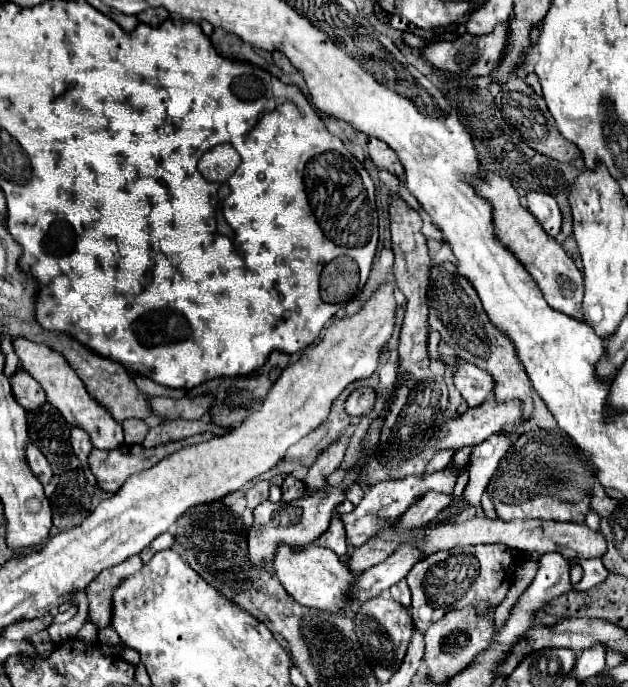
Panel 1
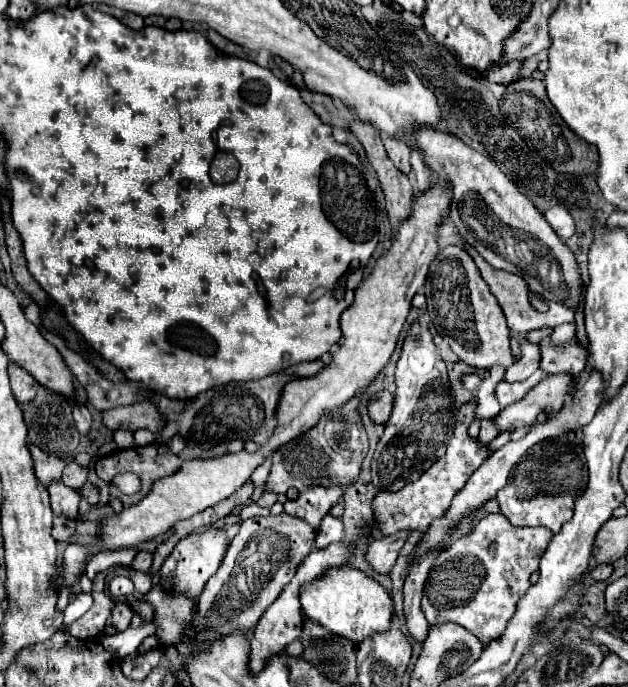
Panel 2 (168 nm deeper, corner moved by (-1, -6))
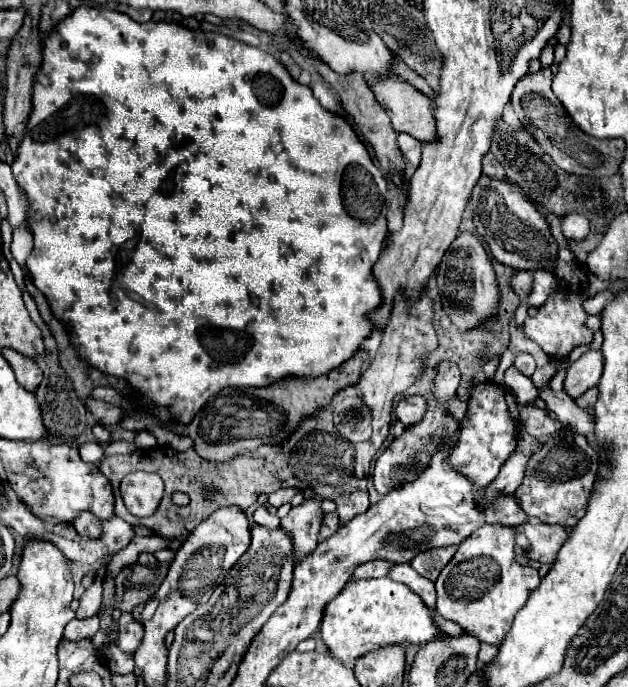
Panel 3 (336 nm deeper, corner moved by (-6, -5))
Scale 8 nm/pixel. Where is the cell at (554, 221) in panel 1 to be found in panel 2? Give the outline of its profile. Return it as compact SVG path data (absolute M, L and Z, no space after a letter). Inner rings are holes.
M555 206L555 208L549 208L543 212L545 220L551 224L551 228L557 232L557 236L561 240L567 240L573 236L575 232L575 224L573 224L573 218L571 214L563 208L563 206Z

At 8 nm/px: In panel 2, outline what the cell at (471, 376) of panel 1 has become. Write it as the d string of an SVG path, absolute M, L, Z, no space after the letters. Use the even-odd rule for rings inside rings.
M535 372L531 378L527 378L527 380L523 380L523 382L507 382L507 380L501 380L499 384L497 384L497 390L495 390L495 396L497 396L497 400L499 400L499 404L501 406L509 406L509 404L513 404L513 402L519 402L527 392L529 392L529 388L531 386L535 386L541 378L545 378L547 374L543 374L543 372Z

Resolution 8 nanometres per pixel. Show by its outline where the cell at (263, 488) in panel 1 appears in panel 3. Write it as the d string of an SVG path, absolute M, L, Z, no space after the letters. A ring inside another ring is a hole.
M284 487L284 489L278 489L278 491L270 493L268 501L270 501L274 507L280 507L280 505L284 505L284 503L292 501L292 497L294 497L296 493L298 493L298 489L296 489L296 487Z

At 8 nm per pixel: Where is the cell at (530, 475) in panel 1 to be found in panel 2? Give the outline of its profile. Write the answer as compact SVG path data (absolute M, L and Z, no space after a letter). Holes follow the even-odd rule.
M567 432L535 444L511 470L509 482L497 492L501 514L515 526L545 526L559 532L573 516L573 504L587 488L587 460L579 432Z

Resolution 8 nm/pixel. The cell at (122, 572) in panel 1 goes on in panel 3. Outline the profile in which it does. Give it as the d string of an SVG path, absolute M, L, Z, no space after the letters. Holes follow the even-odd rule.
M122 613L122 617L118 619L118 627L120 627L120 643L118 643L120 649L126 655L134 655L136 647L142 643L144 629L130 613Z

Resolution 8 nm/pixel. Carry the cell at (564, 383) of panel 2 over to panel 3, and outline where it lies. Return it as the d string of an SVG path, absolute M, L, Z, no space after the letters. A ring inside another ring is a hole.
M588 351L584 353L578 361L574 361L566 373L564 389L568 395L574 399L586 393L590 387L594 387L600 381L604 367L604 357L602 351Z

